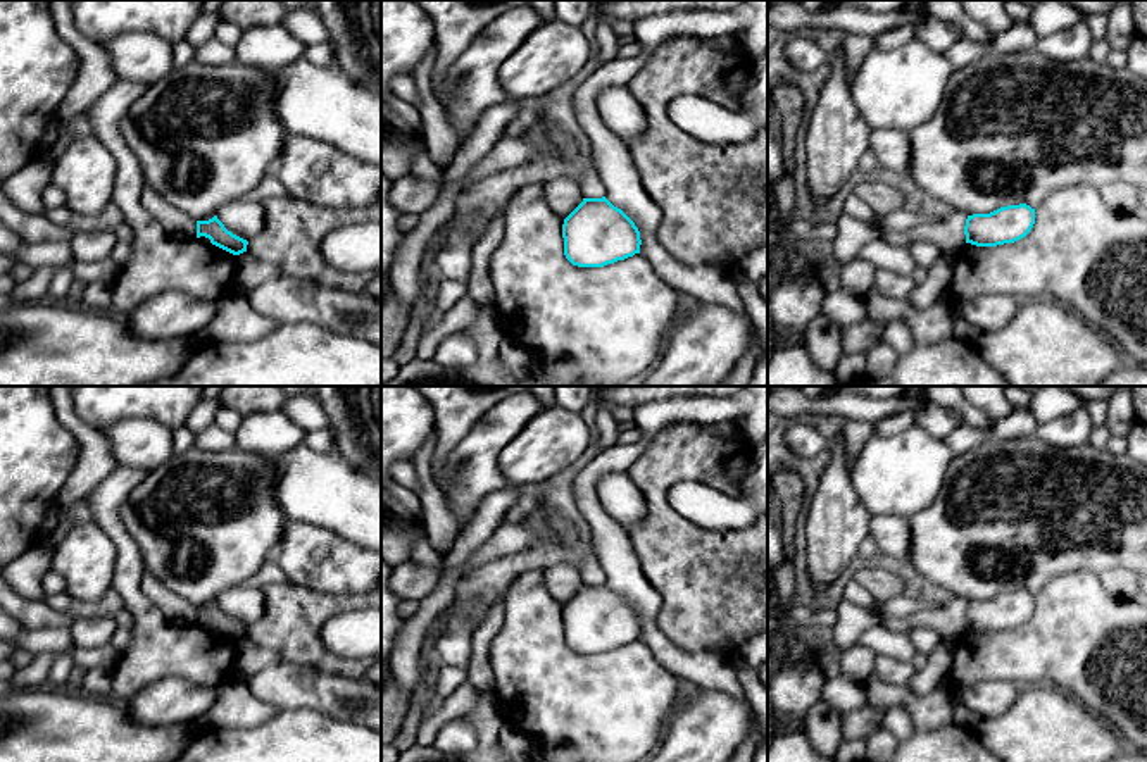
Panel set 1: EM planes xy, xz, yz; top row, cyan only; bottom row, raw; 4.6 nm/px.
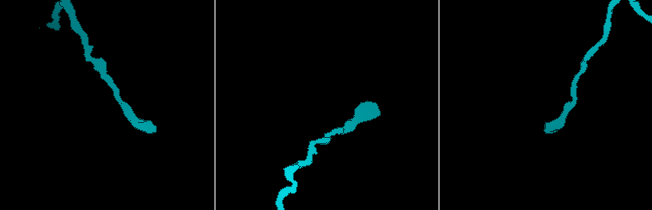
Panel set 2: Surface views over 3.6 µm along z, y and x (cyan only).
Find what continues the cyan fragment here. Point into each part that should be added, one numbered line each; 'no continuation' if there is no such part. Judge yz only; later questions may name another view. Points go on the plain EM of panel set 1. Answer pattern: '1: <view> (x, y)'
no continuation

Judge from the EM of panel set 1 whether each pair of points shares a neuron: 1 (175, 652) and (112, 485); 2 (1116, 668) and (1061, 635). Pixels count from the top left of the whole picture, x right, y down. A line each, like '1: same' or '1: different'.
1: same
2: same

